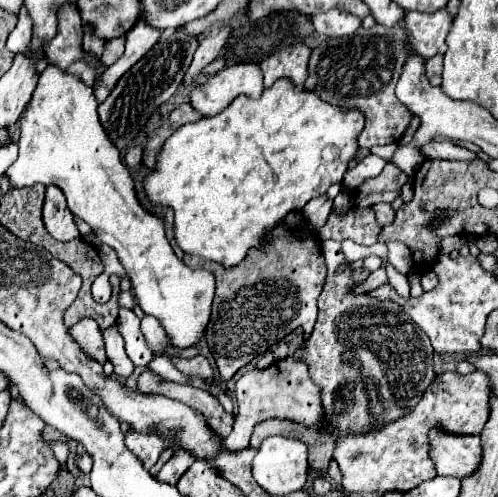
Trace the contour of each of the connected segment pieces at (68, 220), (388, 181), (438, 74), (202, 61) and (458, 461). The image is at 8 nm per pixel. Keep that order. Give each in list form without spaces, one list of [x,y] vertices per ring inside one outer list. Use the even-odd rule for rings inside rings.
[[[52,184],[46,186],[46,202],[44,202],[42,216],[44,216],[44,226],[56,240],[68,242],[80,236],[74,224],[74,216],[66,206],[66,196],[64,192],[60,192],[58,186]]]
[[[388,162],[386,168],[382,170],[380,176],[370,178],[366,182],[362,182],[362,186],[358,188],[358,192],[364,194],[374,194],[374,192],[384,192],[384,190],[402,190],[402,186],[410,180],[408,174],[404,174],[396,164]]]
[[[436,54],[436,56],[426,60],[426,76],[428,76],[432,86],[440,86],[440,80],[442,80],[442,60],[444,60],[442,54]]]
[[[224,26],[224,28],[220,28],[218,34],[208,36],[208,38],[204,38],[200,42],[200,46],[198,46],[198,50],[194,54],[194,60],[192,60],[192,64],[190,64],[190,68],[188,68],[186,76],[184,76],[184,86],[186,88],[190,88],[196,82],[196,78],[202,74],[204,66],[208,66],[218,56],[218,52],[226,44],[230,32],[232,32],[232,26]]]
[[[430,428],[428,442],[430,442],[428,454],[436,464],[438,476],[454,476],[454,478],[470,476],[482,456],[480,436],[472,434],[462,436],[444,432],[440,428]]]

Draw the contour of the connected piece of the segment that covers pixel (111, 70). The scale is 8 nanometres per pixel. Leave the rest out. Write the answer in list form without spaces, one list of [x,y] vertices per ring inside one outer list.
[[[138,20],[126,34],[126,52],[124,56],[106,68],[102,82],[98,86],[94,86],[94,94],[96,100],[104,100],[104,96],[108,96],[108,90],[112,90],[112,84],[116,84],[116,80],[128,70],[132,68],[132,64],[136,64],[160,38],[162,30],[160,28],[152,28],[152,24],[144,24],[144,20]]]

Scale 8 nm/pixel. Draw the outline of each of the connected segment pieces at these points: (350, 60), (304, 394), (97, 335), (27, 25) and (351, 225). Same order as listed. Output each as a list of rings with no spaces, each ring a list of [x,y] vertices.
[[[376,24],[370,30],[360,28],[356,36],[330,38],[312,52],[308,66],[310,76],[304,82],[304,88],[316,92],[330,104],[338,104],[342,108],[360,108],[364,112],[366,128],[358,136],[360,148],[398,142],[410,122],[408,108],[396,100],[394,94],[404,62],[402,44],[402,26],[388,30]]]
[[[294,356],[278,360],[264,370],[252,368],[246,374],[242,374],[234,384],[234,396],[236,396],[236,404],[238,404],[238,414],[236,414],[232,434],[228,438],[224,438],[224,442],[222,442],[226,452],[246,450],[250,446],[250,436],[252,436],[254,426],[268,418],[288,418],[288,420],[300,422],[308,428],[326,430],[326,426],[320,422],[320,418],[322,418],[320,390],[312,384],[312,380],[308,376],[308,364]]]
[[[82,318],[78,324],[70,328],[72,338],[80,344],[80,348],[100,364],[106,362],[106,352],[104,352],[104,340],[102,340],[102,330],[92,318]]]
[[[20,10],[18,16],[18,24],[16,28],[10,32],[8,40],[6,40],[6,48],[10,52],[28,52],[30,46],[30,36],[32,36],[32,20],[26,14],[26,10]]]
[[[354,206],[344,216],[336,216],[332,212],[328,222],[318,230],[318,238],[322,238],[322,240],[326,240],[326,238],[334,238],[334,240],[350,238],[358,244],[370,246],[370,244],[376,244],[378,232],[380,232],[380,224],[374,218],[374,210]]]

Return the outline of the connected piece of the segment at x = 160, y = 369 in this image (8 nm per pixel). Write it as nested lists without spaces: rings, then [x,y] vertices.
[[[156,356],[152,362],[148,362],[148,368],[156,374],[160,374],[164,380],[170,380],[170,382],[182,382],[182,384],[192,384],[192,386],[198,386],[202,390],[208,390],[208,386],[200,380],[200,378],[186,378],[170,360],[168,356]]]

